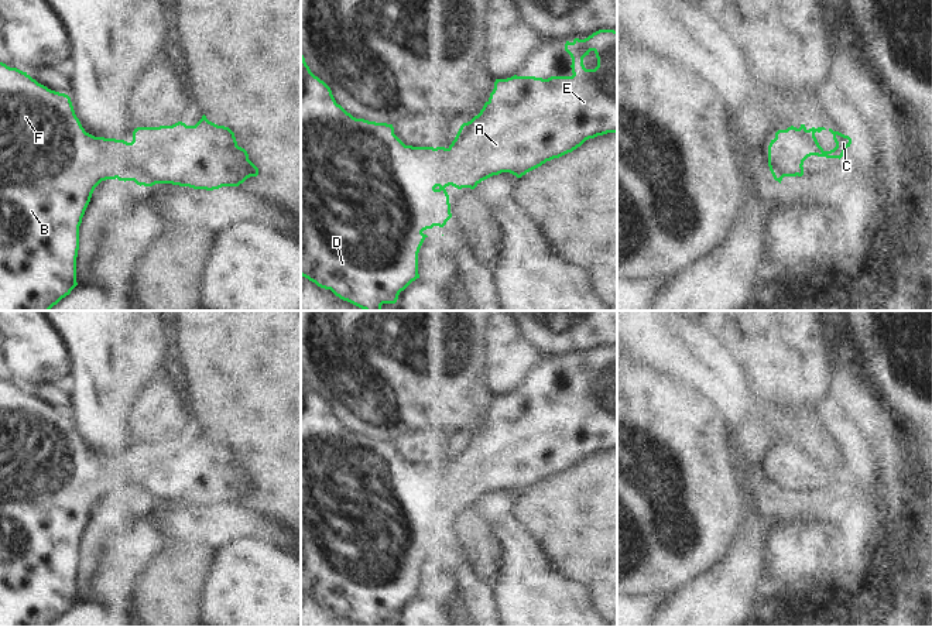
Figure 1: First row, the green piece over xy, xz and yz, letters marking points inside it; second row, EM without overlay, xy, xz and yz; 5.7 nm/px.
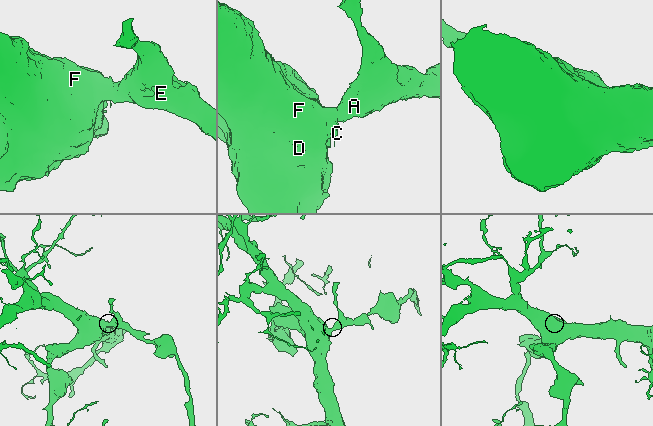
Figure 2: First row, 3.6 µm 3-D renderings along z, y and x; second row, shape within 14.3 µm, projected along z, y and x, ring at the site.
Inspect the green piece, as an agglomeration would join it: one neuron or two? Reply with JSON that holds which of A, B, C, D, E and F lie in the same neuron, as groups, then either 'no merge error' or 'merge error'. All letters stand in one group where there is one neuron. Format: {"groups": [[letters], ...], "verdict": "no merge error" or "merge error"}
{"groups": [["A", "B", "C", "D", "E", "F"]], "verdict": "no merge error"}

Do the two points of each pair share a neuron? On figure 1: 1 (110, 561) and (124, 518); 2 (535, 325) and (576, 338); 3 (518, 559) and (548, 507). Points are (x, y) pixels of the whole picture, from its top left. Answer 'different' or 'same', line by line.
1: different
2: same
3: different

